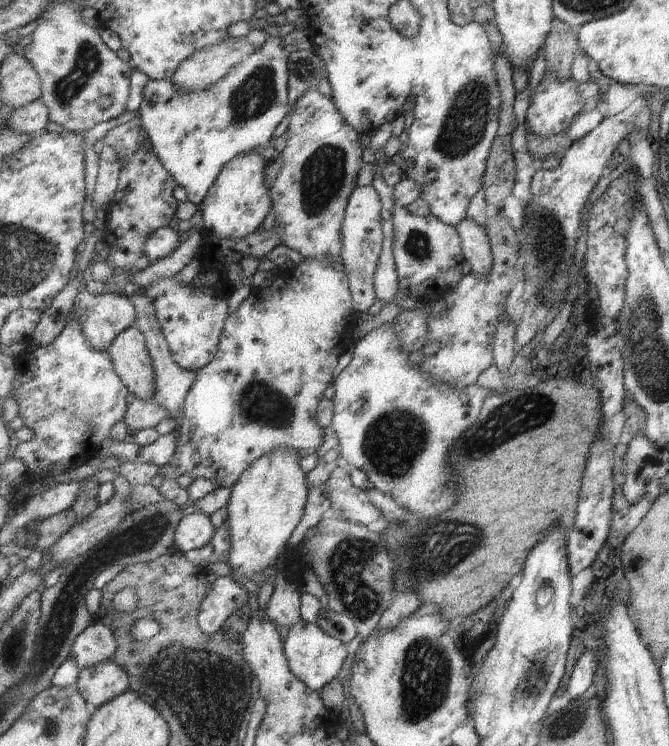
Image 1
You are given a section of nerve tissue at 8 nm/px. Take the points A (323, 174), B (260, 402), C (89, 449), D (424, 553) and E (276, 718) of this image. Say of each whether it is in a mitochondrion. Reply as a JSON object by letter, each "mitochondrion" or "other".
{"A":"mitochondrion","B":"mitochondrion","C":"other","D":"mitochondrion","E":"other"}

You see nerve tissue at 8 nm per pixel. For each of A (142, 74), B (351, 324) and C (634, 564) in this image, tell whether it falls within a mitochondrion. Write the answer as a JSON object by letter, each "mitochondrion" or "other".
{"A":"other","B":"other","C":"other"}

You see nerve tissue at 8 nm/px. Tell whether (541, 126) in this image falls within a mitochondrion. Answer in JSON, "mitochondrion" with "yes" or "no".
{"mitochondrion":"no"}

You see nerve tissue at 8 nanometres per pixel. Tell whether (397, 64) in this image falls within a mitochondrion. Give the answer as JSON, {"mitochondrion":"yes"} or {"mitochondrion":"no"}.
{"mitochondrion":"no"}

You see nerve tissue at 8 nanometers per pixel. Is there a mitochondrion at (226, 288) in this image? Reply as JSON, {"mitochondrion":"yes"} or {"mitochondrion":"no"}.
{"mitochondrion":"no"}

